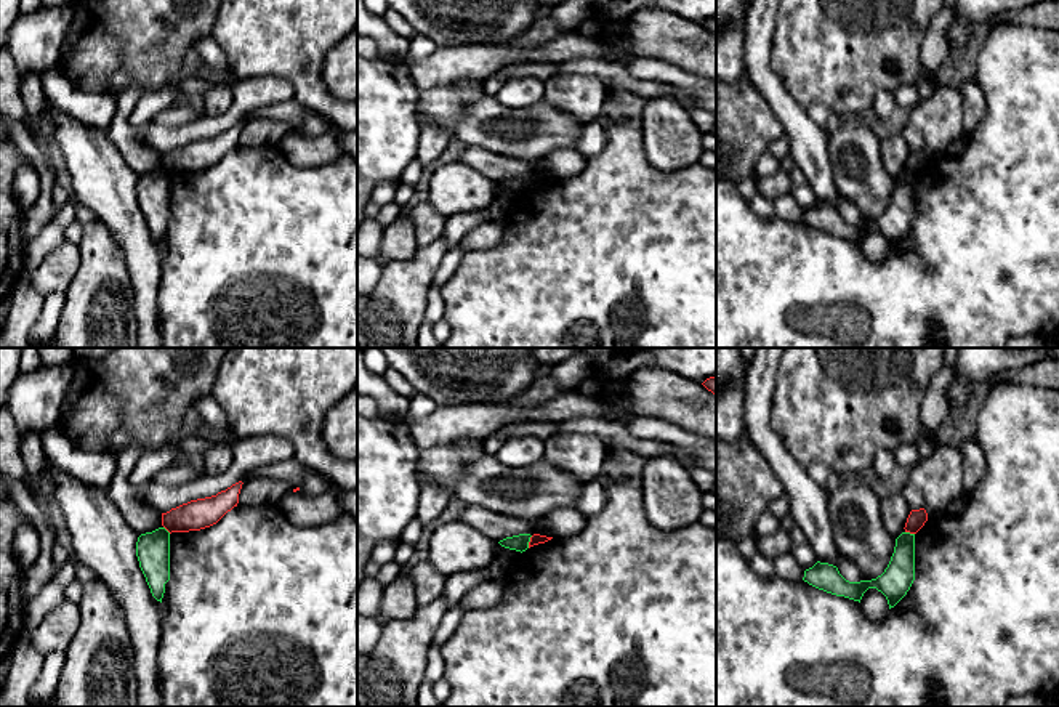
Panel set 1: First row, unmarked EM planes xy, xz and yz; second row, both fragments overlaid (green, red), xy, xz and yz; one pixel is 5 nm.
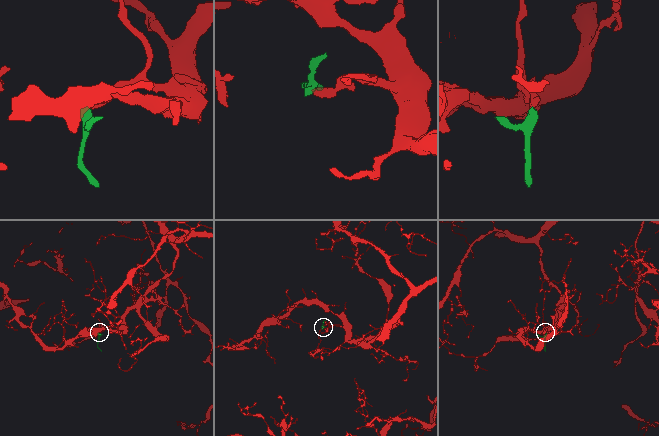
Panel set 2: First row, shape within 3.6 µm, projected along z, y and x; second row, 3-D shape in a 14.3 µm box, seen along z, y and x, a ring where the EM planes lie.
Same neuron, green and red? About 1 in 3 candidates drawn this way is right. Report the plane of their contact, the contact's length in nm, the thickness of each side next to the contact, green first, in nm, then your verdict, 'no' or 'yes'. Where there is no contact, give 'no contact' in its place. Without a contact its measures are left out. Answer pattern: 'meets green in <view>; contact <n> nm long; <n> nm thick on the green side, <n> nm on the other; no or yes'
meets green in xz; contact 70 nm long; 80 nm thick on the green side, 60 nm on the other; no

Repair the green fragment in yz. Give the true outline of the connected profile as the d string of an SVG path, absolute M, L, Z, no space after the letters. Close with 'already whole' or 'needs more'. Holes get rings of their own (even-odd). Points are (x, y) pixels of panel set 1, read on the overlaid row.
M902 532L896 539L891 561L876 579L849 582L836 566L817 561L804 571L803 580L819 590L859 603L868 588L876 588L886 596L891 609L907 595L915 580L915 534Z; already whole

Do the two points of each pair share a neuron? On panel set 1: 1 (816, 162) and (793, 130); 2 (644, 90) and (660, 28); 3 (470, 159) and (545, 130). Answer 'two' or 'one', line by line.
1: one
2: two
3: two

